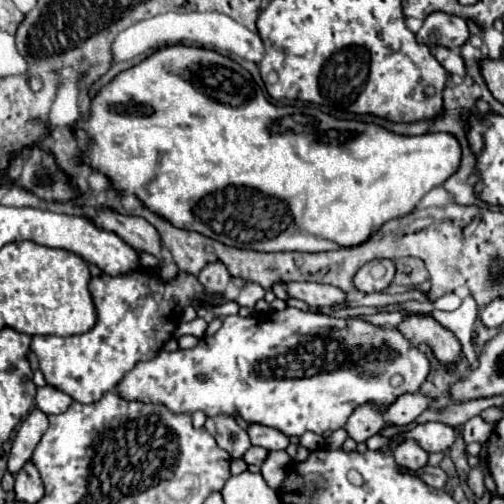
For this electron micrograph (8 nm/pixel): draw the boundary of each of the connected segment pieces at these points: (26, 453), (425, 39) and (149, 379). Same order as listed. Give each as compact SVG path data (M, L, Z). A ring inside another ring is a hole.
M33 409L27 419L21 423L15 441L9 455L9 471L17 473L33 455L33 449L37 447L37 441L43 437L45 429L49 427L47 415L41 409Z
M443 11L431 13L423 21L421 31L417 33L417 41L427 47L443 45L447 49L459 49L467 39L469 39L467 21Z
M293 307L279 311L279 321L275 315L275 311L269 311L253 313L249 317L225 317L215 337L203 337L193 349L179 349L175 353L161 351L155 359L139 363L123 377L117 391L125 399L163 403L173 413L195 413L201 409L207 417L213 417L221 413L233 415L235 409L239 409L247 423L269 425L287 437L301 437L305 431L323 435L325 431L341 429L347 417L365 403L373 403L377 409L387 409L397 397L417 393L429 375L431 367L427 355L397 327L389 329L355 317L333 317L325 313L315 321L315 313L305 313ZM393 375L403 377L399 387L391 385Z

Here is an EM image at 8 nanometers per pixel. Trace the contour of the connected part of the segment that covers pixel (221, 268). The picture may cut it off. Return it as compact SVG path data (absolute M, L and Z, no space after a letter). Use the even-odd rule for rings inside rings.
M213 261L213 263L205 265L205 269L201 269L201 273L197 277L205 285L207 293L221 293L221 291L225 291L227 283L231 281L231 275L221 261Z

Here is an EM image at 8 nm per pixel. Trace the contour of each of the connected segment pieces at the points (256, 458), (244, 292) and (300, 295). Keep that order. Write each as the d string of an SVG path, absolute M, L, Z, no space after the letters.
M251 447L251 449L243 455L243 459L245 459L249 465L263 465L263 461L265 461L267 455L269 455L267 449L263 449L263 447Z
M247 281L243 287L241 287L241 293L239 297L235 299L235 303L239 303L241 307L255 307L255 303L259 299L263 299L265 295L265 289L261 289L261 285L253 283L253 281Z
M293 281L293 283L287 283L287 293L295 299L303 299L307 301L313 309L317 307L331 307L335 303L341 303L347 299L347 295L333 287L333 285L325 285L325 283L309 283L309 281Z

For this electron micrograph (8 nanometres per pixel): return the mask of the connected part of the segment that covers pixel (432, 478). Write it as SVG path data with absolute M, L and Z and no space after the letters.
M425 465L421 467L417 473L415 473L421 481L425 481L427 485L435 487L435 489L443 489L445 483L447 483L447 473L439 467L431 467L431 465Z

